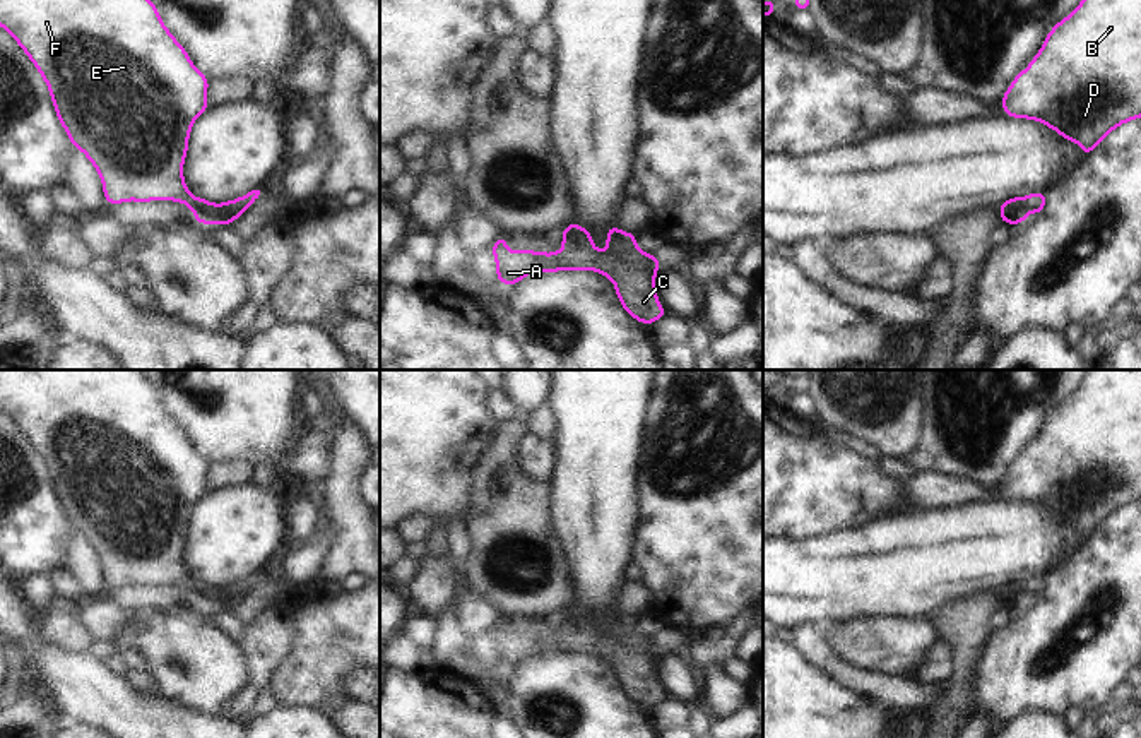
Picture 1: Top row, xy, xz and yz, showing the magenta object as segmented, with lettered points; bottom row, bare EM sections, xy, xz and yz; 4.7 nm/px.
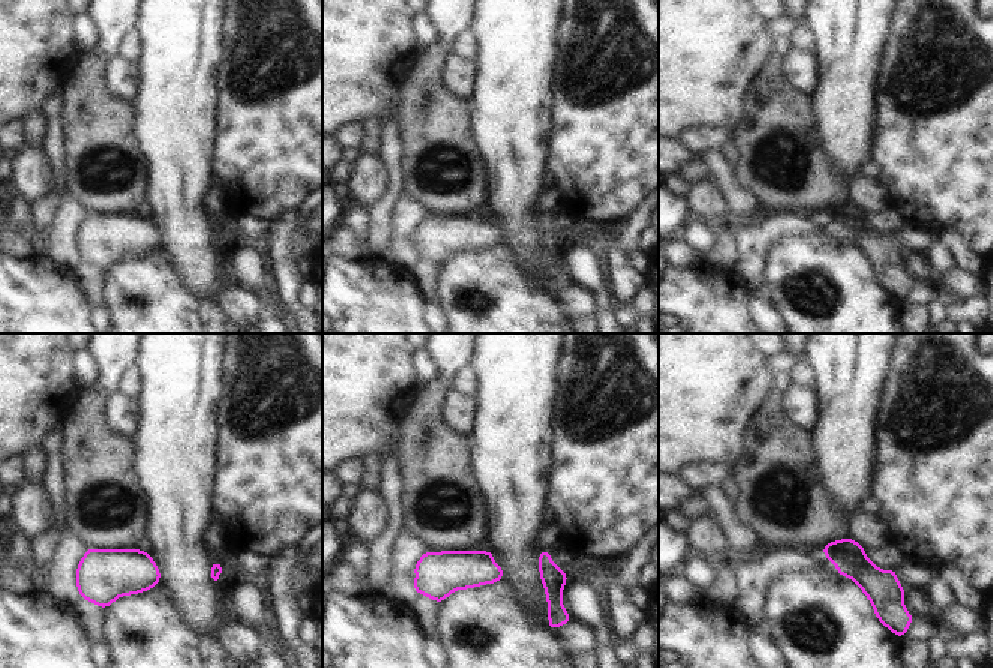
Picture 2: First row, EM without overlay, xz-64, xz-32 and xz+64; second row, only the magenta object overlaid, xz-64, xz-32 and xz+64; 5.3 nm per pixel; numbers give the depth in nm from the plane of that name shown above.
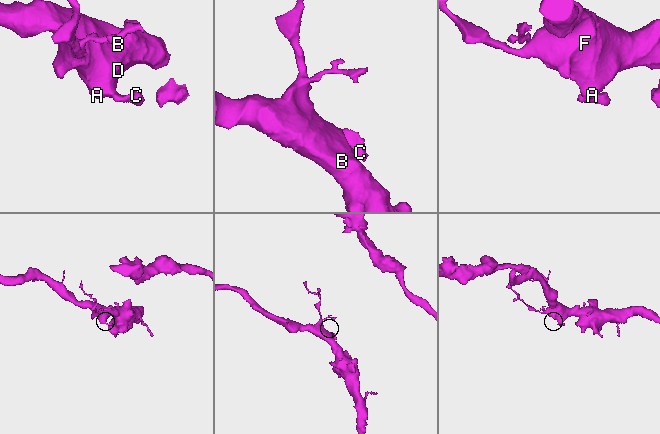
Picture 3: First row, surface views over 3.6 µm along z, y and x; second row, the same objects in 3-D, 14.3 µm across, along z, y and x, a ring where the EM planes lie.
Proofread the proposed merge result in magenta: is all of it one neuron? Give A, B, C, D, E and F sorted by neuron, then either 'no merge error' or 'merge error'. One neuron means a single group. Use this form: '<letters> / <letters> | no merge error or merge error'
A B C D E F | no merge error

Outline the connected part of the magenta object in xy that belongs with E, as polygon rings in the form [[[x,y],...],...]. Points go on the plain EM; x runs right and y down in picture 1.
[[[0,370],[0,411],[41,457],[63,514],[74,533],[80,533],[96,551],[108,587],[174,584],[188,589],[200,608],[229,610],[257,586],[260,574],[222,587],[190,577],[183,548],[192,507],[209,493],[210,464],[195,452],[140,370]]]

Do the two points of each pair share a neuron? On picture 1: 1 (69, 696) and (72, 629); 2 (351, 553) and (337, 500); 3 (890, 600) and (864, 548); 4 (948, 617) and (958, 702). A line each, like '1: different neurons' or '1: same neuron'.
1: different neurons
2: same neuron
3: same neuron
4: same neuron

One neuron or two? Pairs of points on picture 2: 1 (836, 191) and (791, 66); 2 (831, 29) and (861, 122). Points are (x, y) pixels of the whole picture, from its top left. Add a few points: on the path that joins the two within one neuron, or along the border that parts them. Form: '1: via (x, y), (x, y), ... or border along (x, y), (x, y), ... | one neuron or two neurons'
1: border along (783, 57), (782, 72), (785, 78), (807, 93) | two neurons
2: via (846, 51), (846, 99) | one neuron

